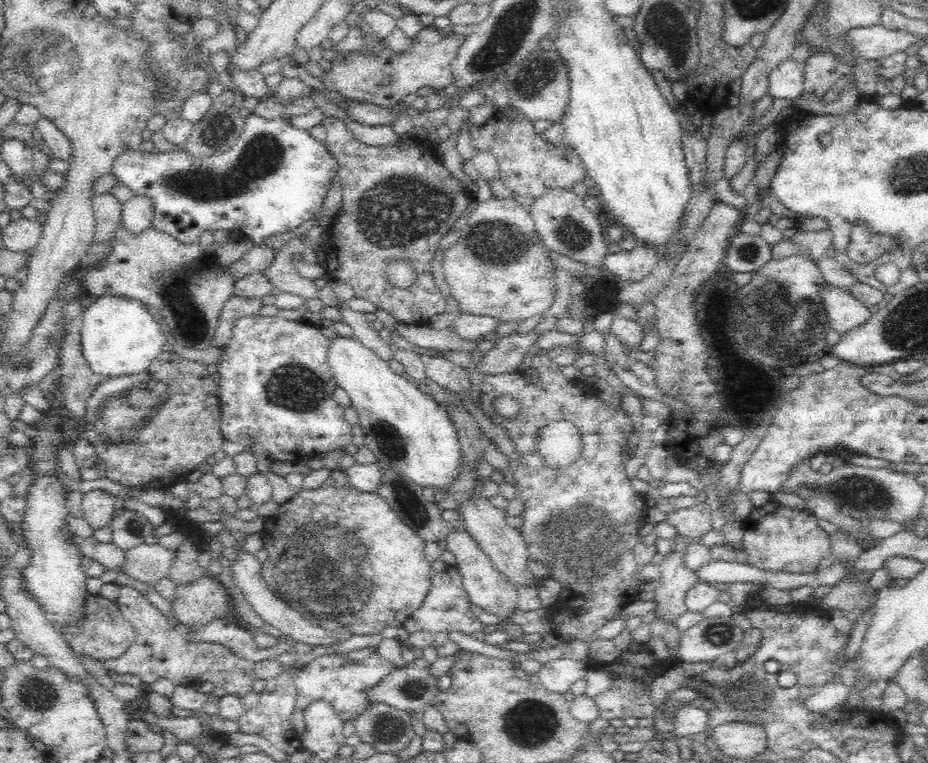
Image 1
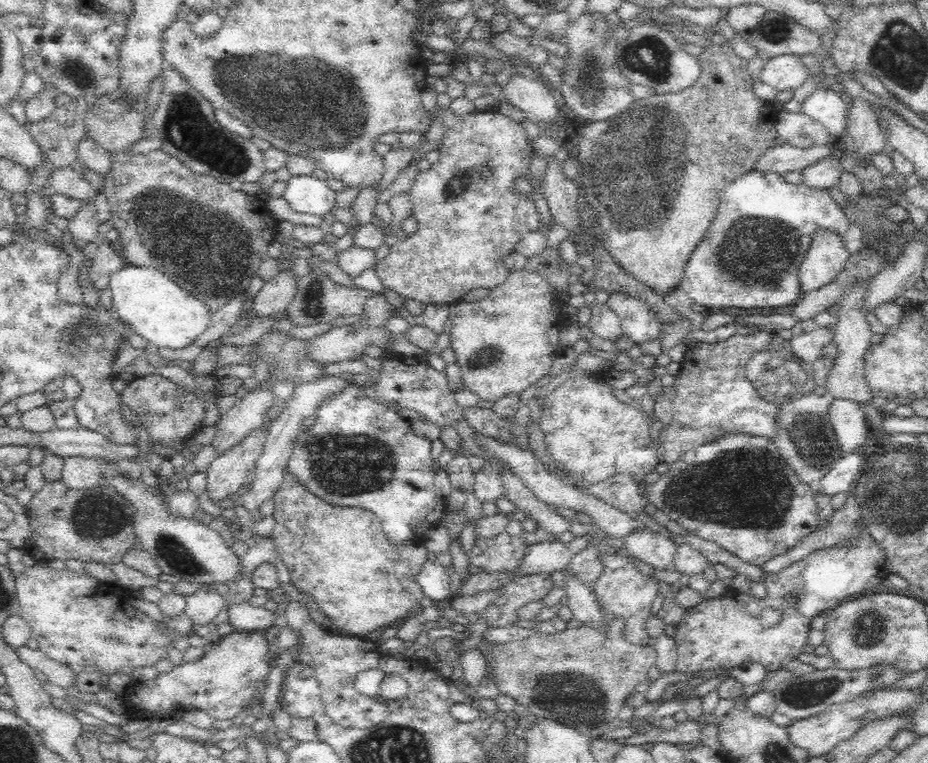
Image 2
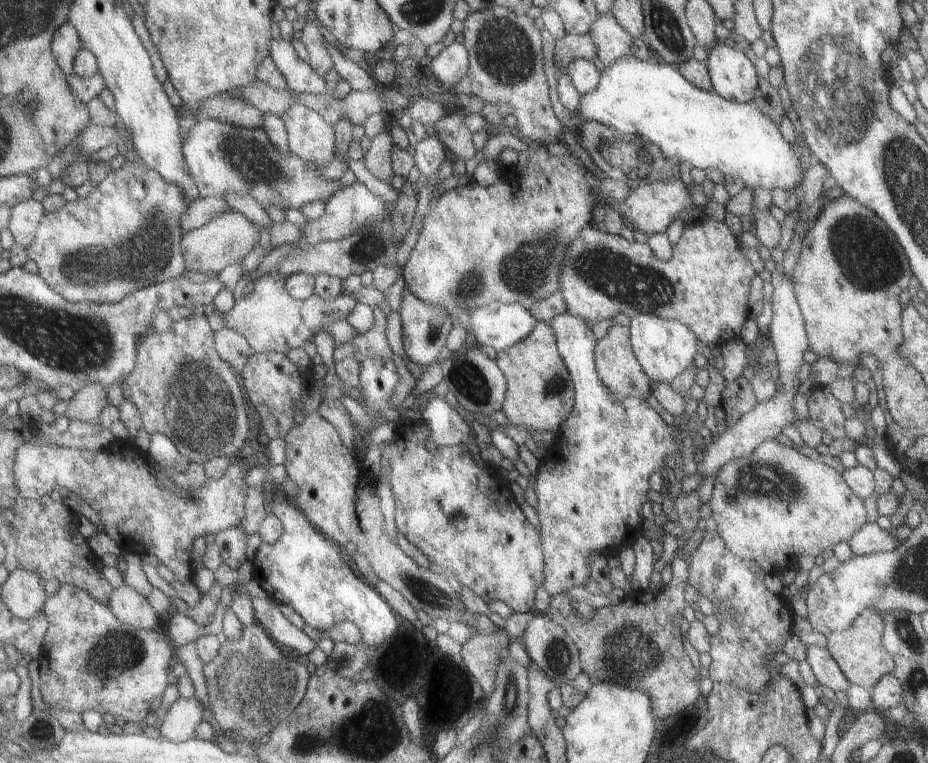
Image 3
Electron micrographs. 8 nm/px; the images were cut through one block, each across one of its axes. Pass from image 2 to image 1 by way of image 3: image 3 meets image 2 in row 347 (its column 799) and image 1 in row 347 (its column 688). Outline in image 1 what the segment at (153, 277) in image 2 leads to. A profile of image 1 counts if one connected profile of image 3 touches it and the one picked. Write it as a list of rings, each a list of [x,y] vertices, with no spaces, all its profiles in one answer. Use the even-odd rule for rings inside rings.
[[[113,295],[99,297],[85,308],[82,316],[81,344],[86,364],[92,372],[108,379],[149,370],[150,364],[163,352],[167,343],[165,336],[162,325],[138,299],[127,300]]]

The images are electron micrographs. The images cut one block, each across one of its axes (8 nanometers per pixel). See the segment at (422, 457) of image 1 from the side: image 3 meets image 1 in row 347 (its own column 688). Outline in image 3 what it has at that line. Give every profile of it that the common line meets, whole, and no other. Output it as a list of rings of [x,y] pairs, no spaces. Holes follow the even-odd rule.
[[[639,313],[631,318],[629,338],[631,350],[636,361],[640,364],[642,371],[654,381],[663,381],[671,384],[674,378],[677,378],[677,375],[684,371],[684,368],[693,364],[694,355],[700,352],[696,344],[697,337],[684,324],[672,319],[655,316],[653,313]]]

